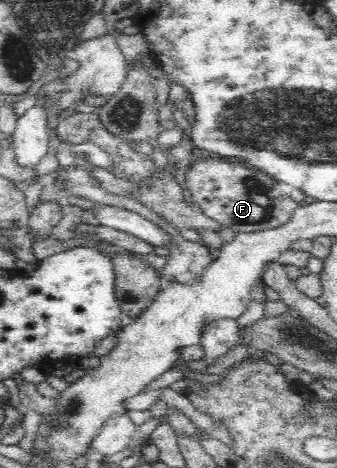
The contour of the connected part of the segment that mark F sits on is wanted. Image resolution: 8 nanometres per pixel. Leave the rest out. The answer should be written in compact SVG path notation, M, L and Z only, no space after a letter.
M204 159L191 165L185 185L189 195L206 216L238 232L274 229L288 223L297 203L285 195L278 181L254 167L240 167L222 159Z

